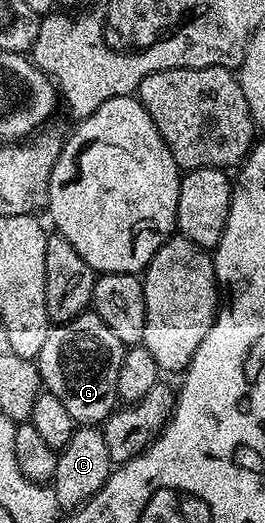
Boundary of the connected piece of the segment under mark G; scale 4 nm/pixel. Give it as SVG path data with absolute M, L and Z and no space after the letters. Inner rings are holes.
M94 310L82 312L80 316L74 316L69 322L57 324L52 327L45 338L45 346L41 346L37 357L39 366L39 379L46 391L52 392L69 410L69 418L75 420L79 426L99 426L115 411L119 400L117 390L117 374L121 374L121 362L125 346L105 322L101 322L99 315Z

